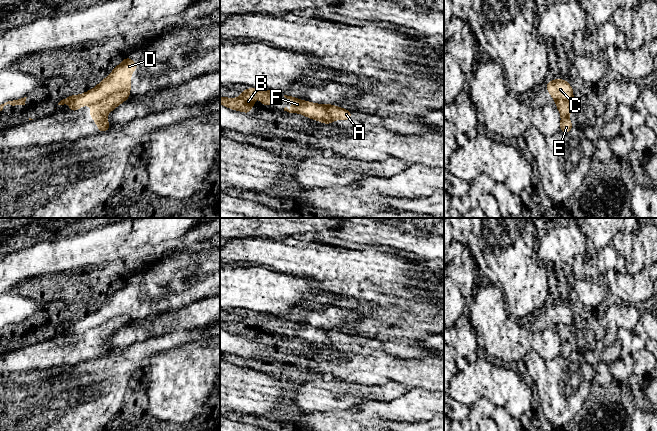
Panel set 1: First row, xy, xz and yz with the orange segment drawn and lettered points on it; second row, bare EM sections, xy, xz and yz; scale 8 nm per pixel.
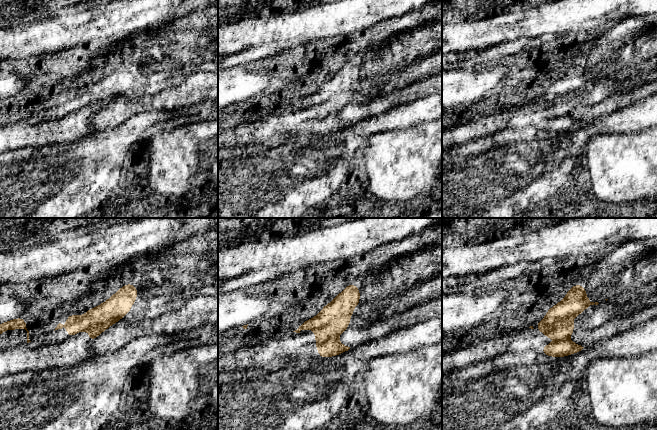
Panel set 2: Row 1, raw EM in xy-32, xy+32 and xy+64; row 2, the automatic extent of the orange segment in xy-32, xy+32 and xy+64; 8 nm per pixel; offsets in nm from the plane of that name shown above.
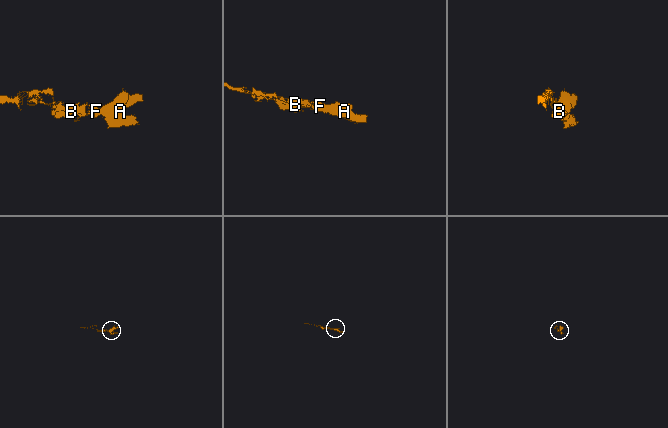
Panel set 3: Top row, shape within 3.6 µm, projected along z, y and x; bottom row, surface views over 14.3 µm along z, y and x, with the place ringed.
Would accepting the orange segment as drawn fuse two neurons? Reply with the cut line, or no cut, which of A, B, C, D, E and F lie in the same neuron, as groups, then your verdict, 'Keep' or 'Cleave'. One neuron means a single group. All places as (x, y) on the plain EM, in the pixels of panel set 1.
Split along xy (128, 315), (114, 317), (91, 329). Groups: A E / B C D F. Cleave

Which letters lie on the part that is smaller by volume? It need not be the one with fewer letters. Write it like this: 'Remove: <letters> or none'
Remove: A, E

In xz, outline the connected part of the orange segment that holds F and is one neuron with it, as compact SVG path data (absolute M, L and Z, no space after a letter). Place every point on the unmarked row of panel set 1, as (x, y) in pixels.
M284 319L284 321L290 323L293 330L291 334L285 331L284 335L289 337L300 337L308 342L315 343L324 348L331 348L334 345L328 335L331 328L315 328L287 319Z

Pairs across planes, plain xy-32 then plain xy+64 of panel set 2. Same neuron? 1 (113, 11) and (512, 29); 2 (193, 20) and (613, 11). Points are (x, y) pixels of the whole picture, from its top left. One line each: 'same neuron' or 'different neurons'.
1: same neuron
2: different neurons

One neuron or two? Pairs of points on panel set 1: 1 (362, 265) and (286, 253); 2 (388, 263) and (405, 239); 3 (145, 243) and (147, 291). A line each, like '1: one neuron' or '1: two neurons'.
1: one neuron
2: two neurons
3: two neurons

